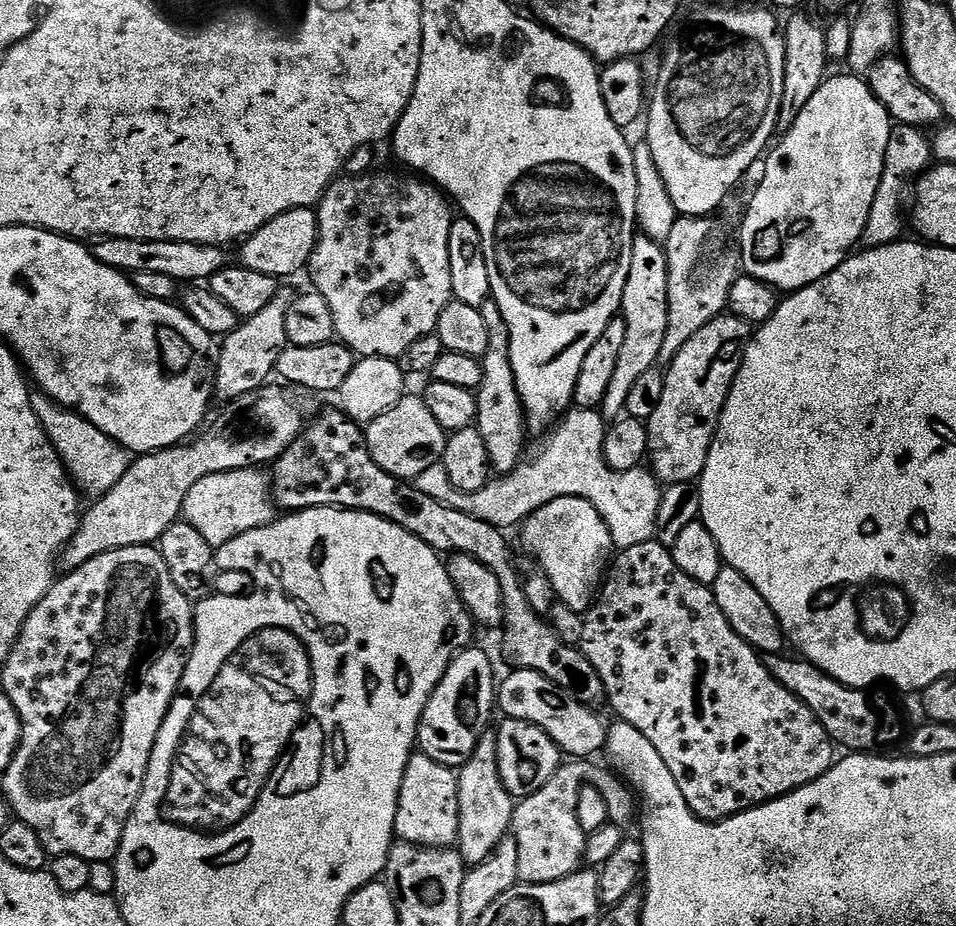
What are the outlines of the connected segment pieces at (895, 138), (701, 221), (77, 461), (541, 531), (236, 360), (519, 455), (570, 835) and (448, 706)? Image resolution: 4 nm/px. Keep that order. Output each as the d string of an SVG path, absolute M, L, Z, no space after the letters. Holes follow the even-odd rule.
M896 124L893 127L890 142L886 142L882 182L878 186L878 194L874 194L874 206L870 206L870 218L866 218L864 227L862 240L867 247L877 248L894 244L905 235L906 220L905 217L903 220L900 215L903 212L905 215L906 205L910 200L910 189L914 181L928 171L933 160L929 137L921 129L911 128L905 124ZM904 203L906 203L905 208Z
M680 216L670 230L670 238L663 241L668 263L668 325L666 339L662 342L659 363L667 366L672 359L714 318L725 315L730 298L730 286L738 272L728 264L716 264L713 268L700 268L708 243L712 240L711 219L702 216Z
M39 390L32 392L30 406L42 430L48 435L48 441L64 463L64 469L68 471L69 477L81 493L109 492L118 482L118 478L122 478L122 474L126 474L126 470L132 465L133 457L128 449L109 438L102 430L98 430L98 426L94 426L71 408L60 407Z
M567 496L554 498L522 525L524 548L537 560L539 571L553 584L559 603L581 614L592 606L614 556L612 535L598 510L588 500Z
M281 286L278 294L258 314L241 319L236 329L223 337L218 348L216 361L216 394L217 401L231 402L250 394L254 390L265 387L268 379L273 379L276 363L281 352L289 347L286 338L286 310L290 310L293 289Z
M489 298L480 309L486 321L486 354L480 360L482 366L482 382L476 389L476 418L474 427L482 434L482 442L486 442L488 457L495 471L500 474L513 472L525 459L524 432L526 433L526 417L524 403L518 394L518 386L514 378L514 366L510 358L510 326L506 326L506 318L502 318L502 310L498 310L495 300Z
M564 762L560 768L534 794L523 797L513 807L512 810L512 830L511 836L514 842L518 842L518 874L520 875L519 883L522 884L549 884L558 882L567 876L573 876L575 872L581 871L584 864L584 841L586 839L586 828L580 825L580 791L584 788L584 783L589 780L598 791L604 795L604 808L608 811L607 819L611 823L621 826L628 826L633 823L634 817L638 812L638 800L634 795L631 787L615 772L607 767L595 768L592 762Z
M469 646L463 652L457 652L456 657L450 662L446 674L438 682L434 694L426 702L426 710L420 719L420 725L416 731L418 748L421 753L434 762L442 762L442 766L453 770L459 770L463 764L474 754L474 746L482 738L484 732L489 731L492 720L492 708L498 704L498 675L492 669L492 660L477 646Z

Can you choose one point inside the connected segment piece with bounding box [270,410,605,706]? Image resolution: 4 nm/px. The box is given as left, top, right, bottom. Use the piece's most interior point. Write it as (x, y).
(328, 466)

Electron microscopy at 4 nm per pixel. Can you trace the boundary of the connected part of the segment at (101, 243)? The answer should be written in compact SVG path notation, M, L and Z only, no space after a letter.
M100 238L91 245L90 251L106 266L131 274L166 274L166 278L177 282L208 282L218 269L225 267L225 249L219 244L195 244L173 240L135 240L134 238Z

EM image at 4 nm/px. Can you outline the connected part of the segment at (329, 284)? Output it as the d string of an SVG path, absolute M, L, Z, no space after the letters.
M373 170L367 176L341 175L332 181L332 185L324 191L318 207L315 209L318 218L318 242L314 246L314 254L308 259L307 271L312 272L311 287L326 298L330 306L330 314L334 314L334 326L339 343L351 348L357 357L386 356L399 358L418 338L433 335L436 331L436 323L442 314L442 310L453 299L452 279L450 278L450 226L454 219L454 213L448 209L449 201L445 193L435 184L416 174L404 174L399 176L396 172L379 172Z

